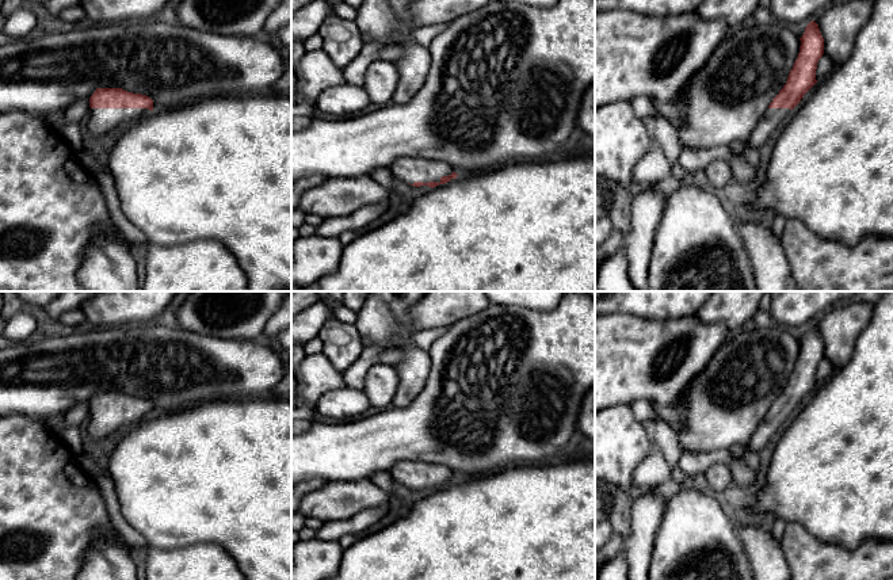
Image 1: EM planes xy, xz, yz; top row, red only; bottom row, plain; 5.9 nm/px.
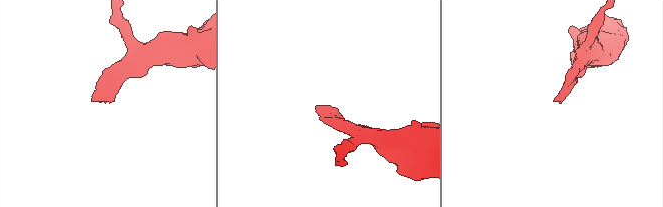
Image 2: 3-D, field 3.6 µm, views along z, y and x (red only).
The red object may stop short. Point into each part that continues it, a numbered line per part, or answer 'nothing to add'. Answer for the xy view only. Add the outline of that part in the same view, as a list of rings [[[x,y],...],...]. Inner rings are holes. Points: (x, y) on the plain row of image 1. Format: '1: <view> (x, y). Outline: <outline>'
1: xy (102, 424). Outline: [[[89,412],[88,432],[94,439],[104,440],[117,430],[126,430],[148,416],[148,412]]]

